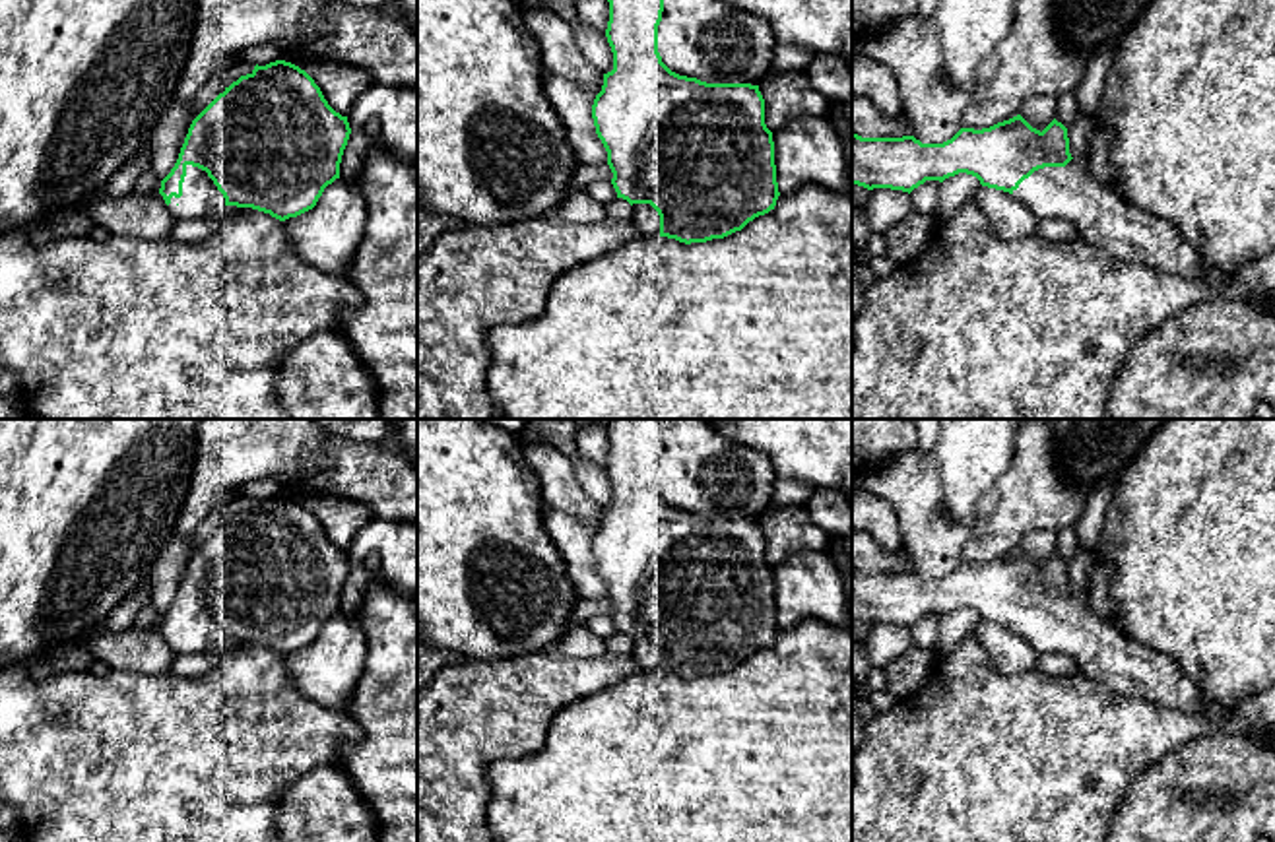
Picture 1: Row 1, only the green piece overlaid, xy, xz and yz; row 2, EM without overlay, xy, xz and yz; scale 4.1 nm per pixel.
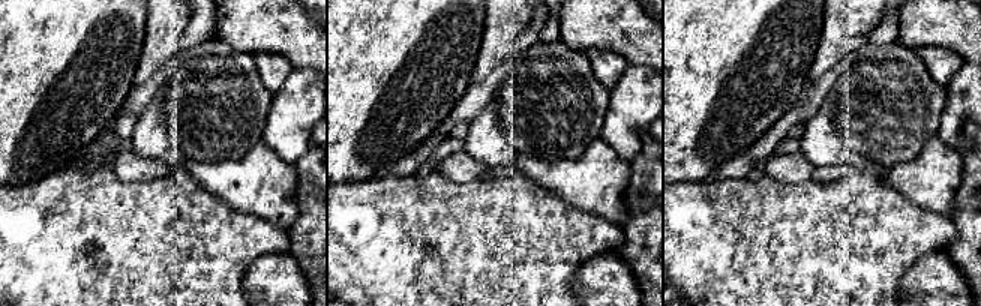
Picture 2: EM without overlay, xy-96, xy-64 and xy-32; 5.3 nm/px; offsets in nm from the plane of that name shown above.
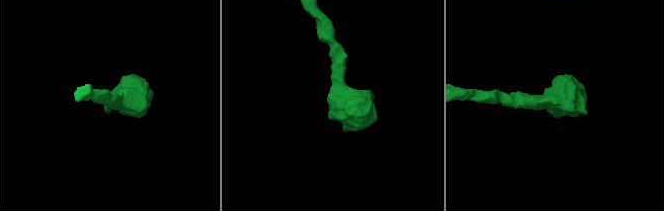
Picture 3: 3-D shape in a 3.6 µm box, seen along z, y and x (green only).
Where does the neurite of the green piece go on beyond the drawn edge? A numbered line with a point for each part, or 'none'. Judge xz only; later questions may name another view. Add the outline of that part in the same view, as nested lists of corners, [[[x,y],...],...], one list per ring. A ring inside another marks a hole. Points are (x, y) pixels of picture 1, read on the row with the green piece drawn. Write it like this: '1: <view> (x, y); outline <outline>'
1: xz (647, 220); outline [[[633,204],[631,221],[637,225],[640,235],[660,237],[660,215],[650,204]]]

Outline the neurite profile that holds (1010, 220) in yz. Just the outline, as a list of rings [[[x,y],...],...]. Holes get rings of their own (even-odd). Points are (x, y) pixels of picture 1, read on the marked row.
[[[982,186],[974,194],[992,231],[1003,241],[1025,241],[1038,233],[1040,219],[1013,194]]]

